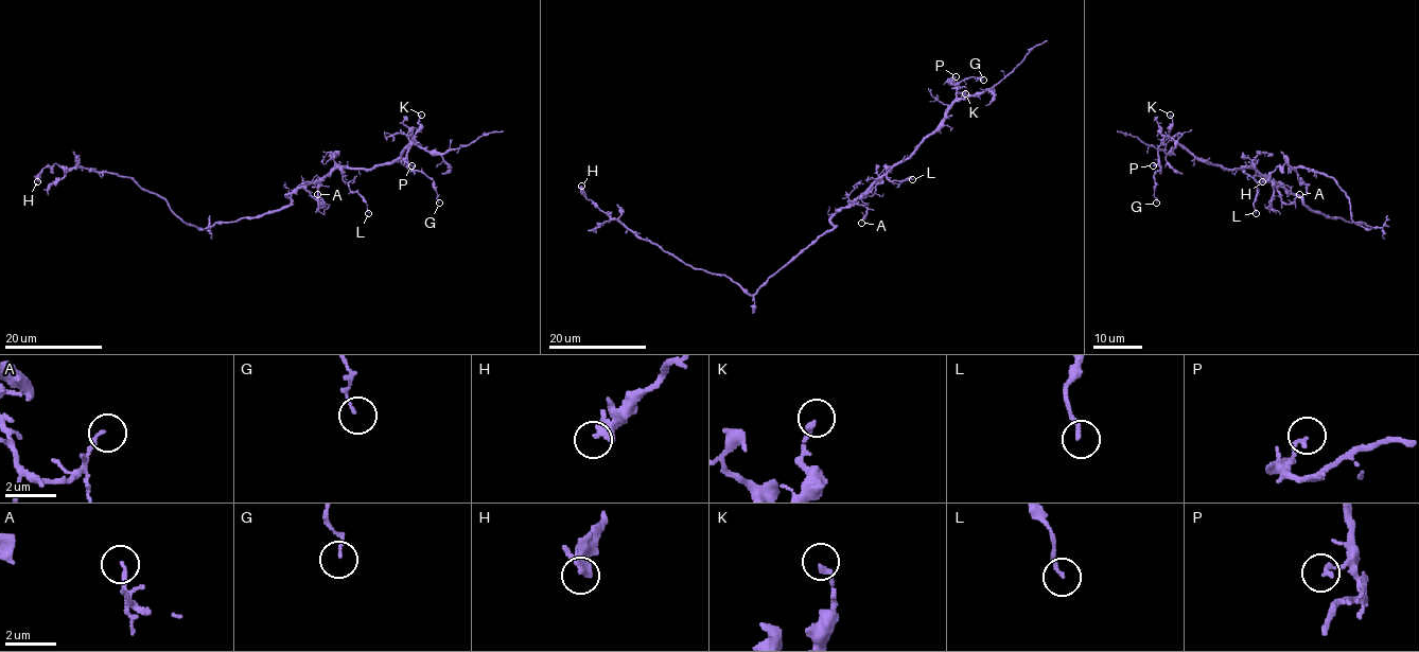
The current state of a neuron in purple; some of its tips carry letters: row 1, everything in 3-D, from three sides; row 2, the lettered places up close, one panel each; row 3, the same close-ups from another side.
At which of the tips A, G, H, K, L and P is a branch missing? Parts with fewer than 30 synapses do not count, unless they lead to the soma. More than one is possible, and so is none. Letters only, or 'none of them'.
none of them

